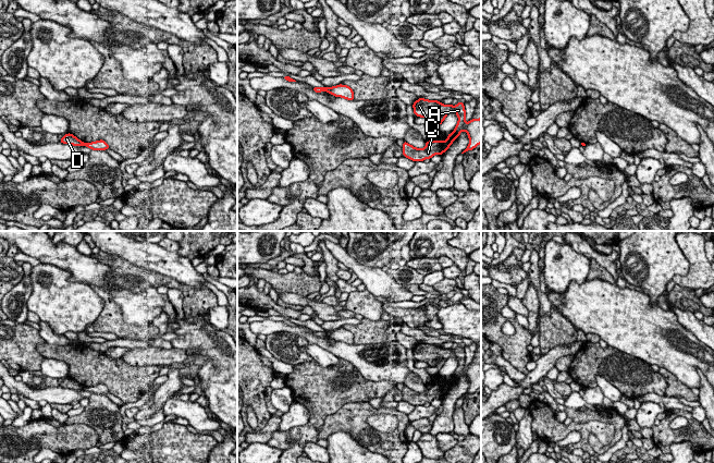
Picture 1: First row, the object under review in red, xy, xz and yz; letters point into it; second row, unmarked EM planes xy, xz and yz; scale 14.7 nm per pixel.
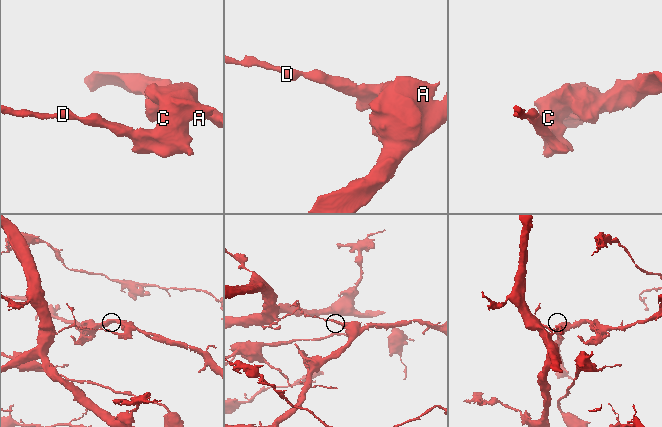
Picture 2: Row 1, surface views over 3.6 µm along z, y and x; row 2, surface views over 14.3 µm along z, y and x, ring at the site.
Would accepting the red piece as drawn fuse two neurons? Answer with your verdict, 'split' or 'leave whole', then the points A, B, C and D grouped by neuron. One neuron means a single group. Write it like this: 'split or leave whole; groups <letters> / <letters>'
split; groups A B C / D

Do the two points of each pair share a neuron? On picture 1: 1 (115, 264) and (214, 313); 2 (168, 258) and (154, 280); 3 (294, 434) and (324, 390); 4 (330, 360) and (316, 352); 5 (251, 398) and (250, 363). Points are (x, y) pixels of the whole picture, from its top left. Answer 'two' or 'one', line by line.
1: two
2: two
3: one
4: one
5: one

